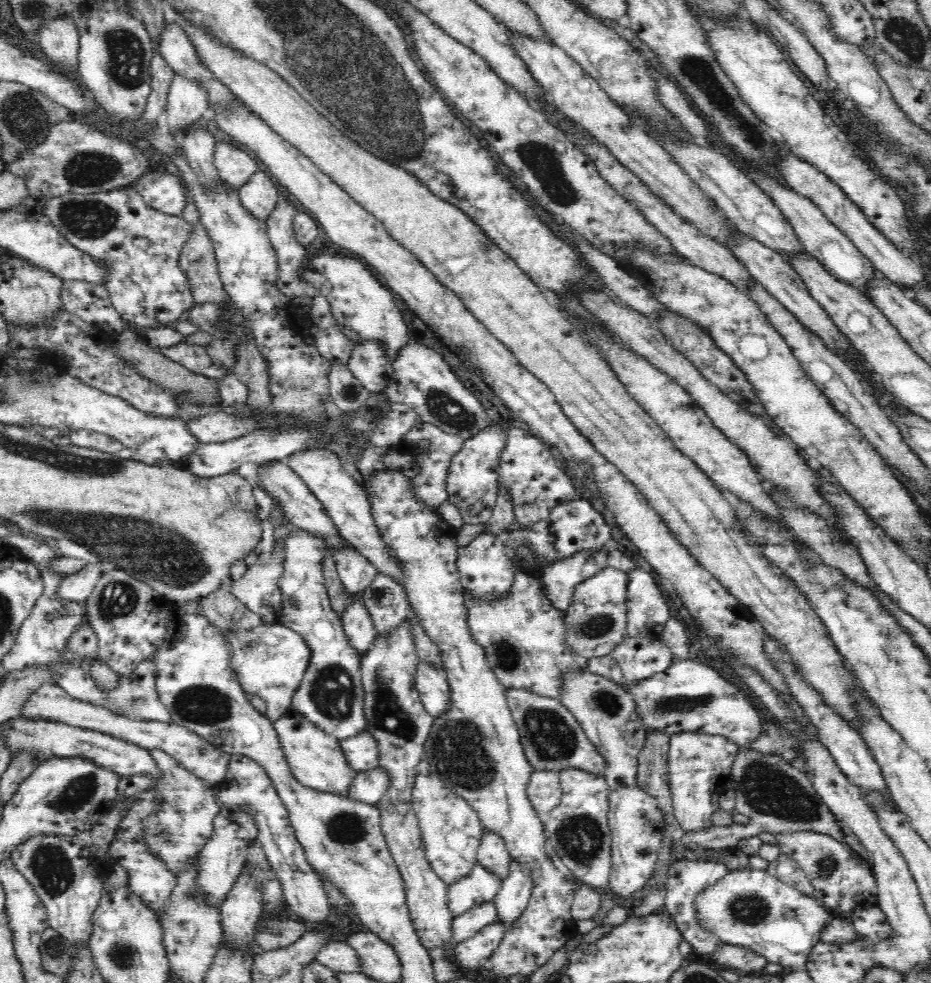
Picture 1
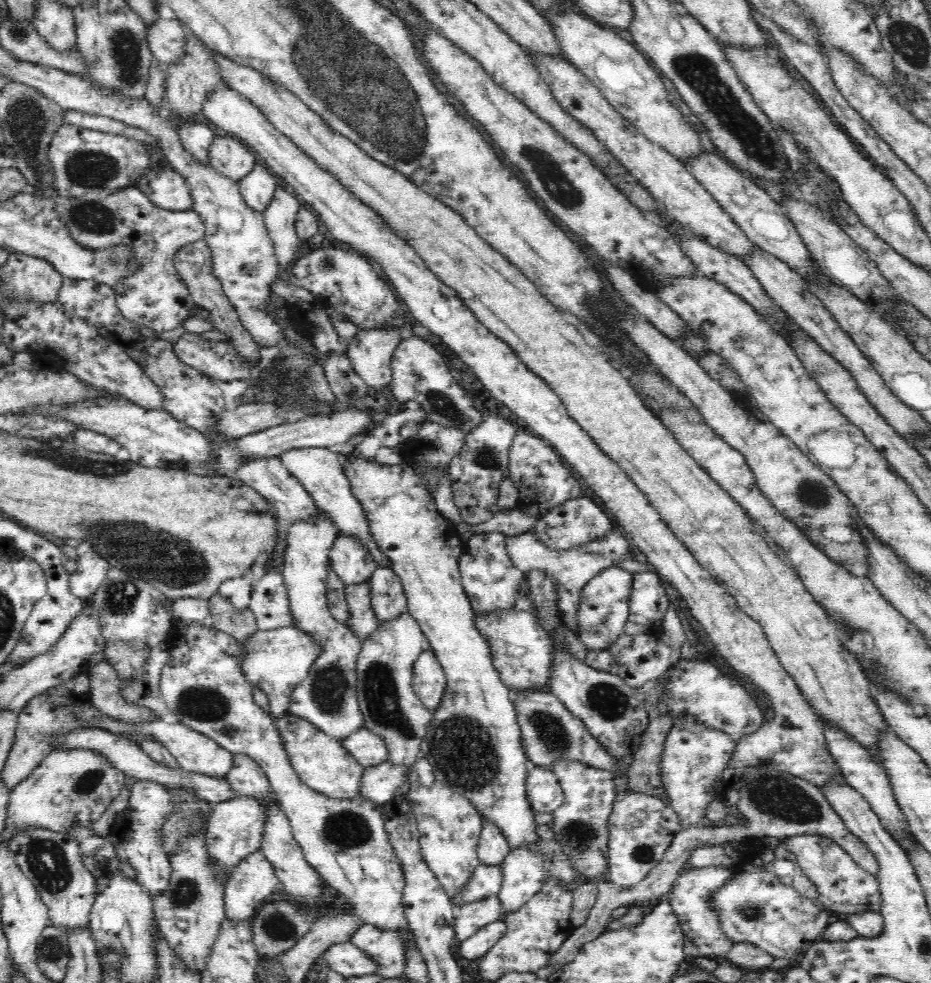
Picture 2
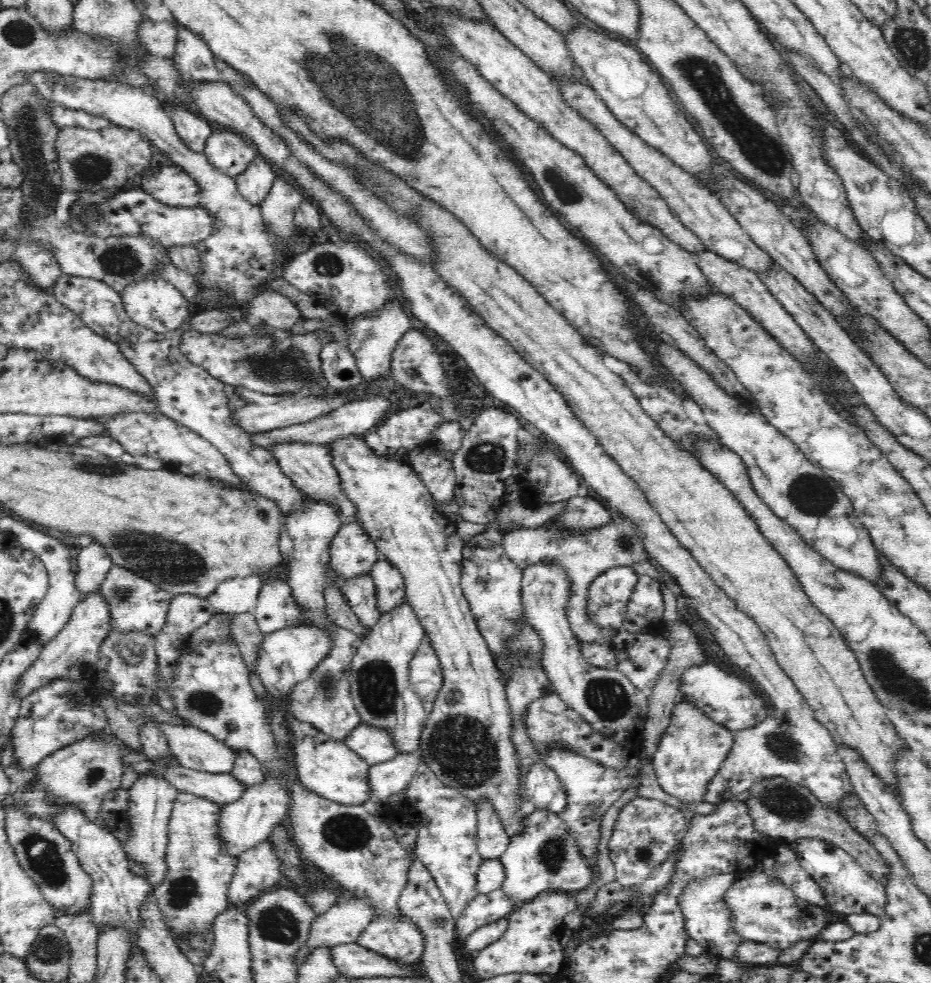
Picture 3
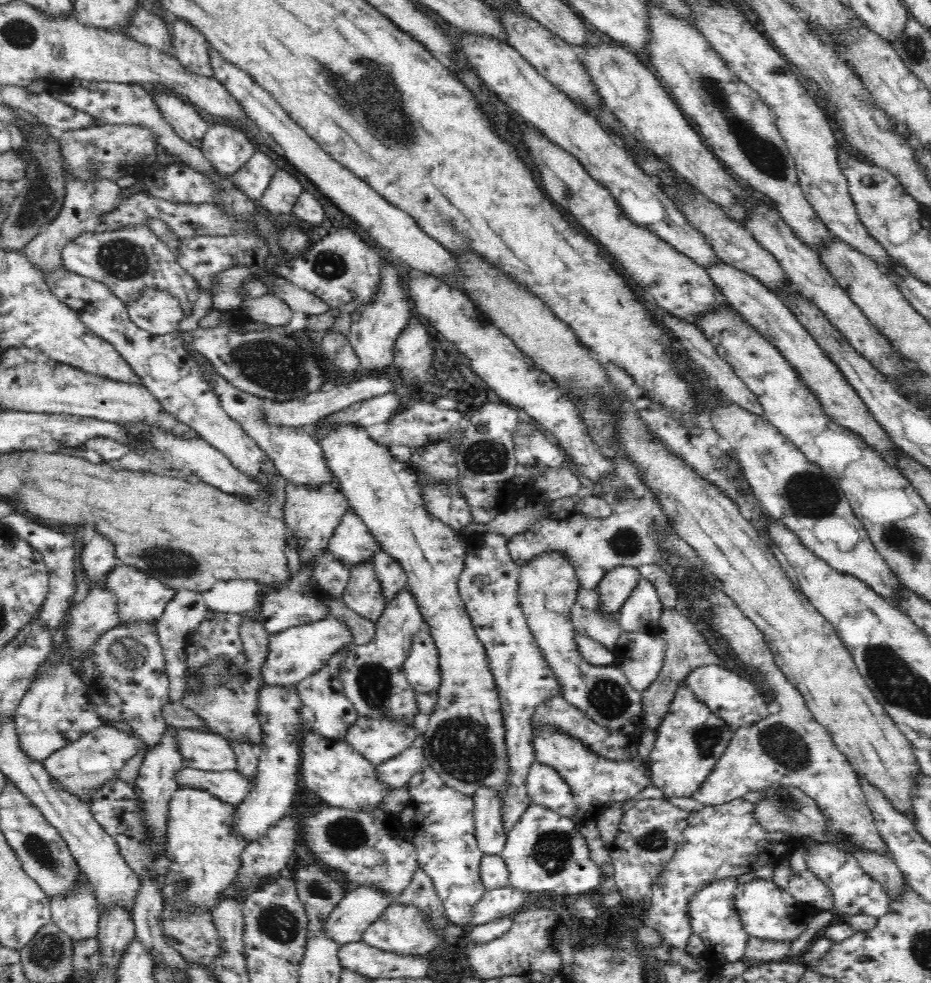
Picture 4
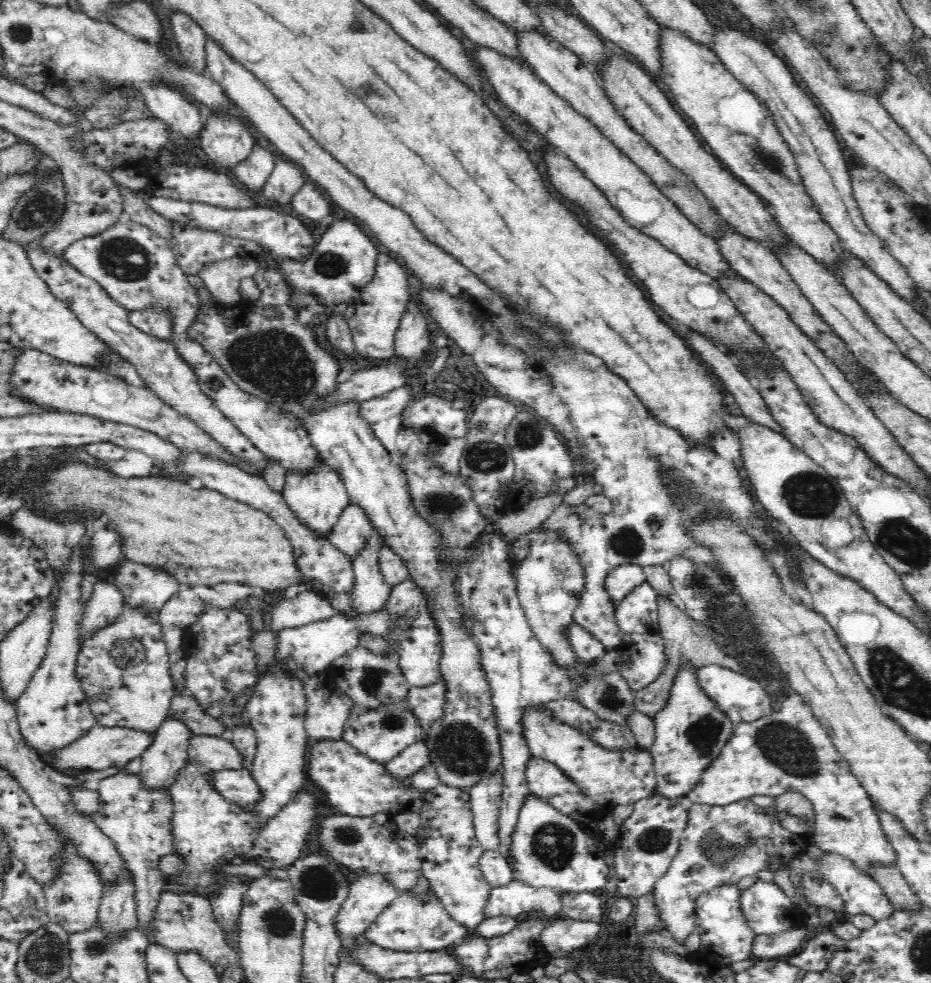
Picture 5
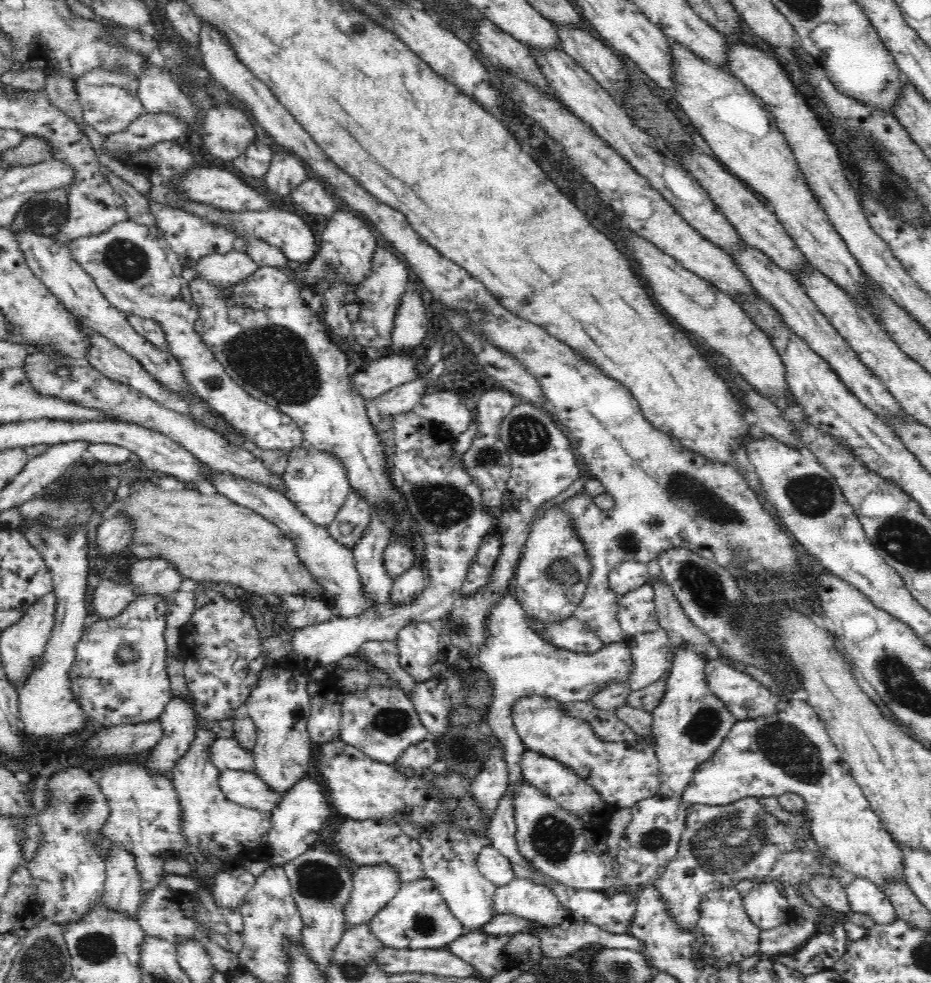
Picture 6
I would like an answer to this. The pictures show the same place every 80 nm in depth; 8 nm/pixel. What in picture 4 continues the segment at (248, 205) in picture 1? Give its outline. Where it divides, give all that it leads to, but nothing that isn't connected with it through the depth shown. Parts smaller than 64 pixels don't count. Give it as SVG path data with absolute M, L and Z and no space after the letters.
M256 147L248 162L229 177L247 197L258 201L268 188L276 168L272 159Z

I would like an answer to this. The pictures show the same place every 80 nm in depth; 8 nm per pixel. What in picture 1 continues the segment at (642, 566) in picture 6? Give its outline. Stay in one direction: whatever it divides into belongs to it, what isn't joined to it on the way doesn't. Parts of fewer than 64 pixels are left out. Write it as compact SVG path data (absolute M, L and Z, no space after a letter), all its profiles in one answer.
M607 567L576 586L564 622L566 640L580 656L586 659L604 656L622 642L627 632L628 581L629 573Z

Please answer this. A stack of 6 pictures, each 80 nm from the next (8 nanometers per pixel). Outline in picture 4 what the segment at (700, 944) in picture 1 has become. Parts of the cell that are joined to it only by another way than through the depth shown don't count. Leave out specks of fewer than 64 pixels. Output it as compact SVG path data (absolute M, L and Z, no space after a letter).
M723 878L706 886L692 898L689 905L689 917L694 934L700 936L706 944L707 955L724 956L726 962L738 962L745 958L746 947L751 937L744 930L740 915L735 909L737 879Z

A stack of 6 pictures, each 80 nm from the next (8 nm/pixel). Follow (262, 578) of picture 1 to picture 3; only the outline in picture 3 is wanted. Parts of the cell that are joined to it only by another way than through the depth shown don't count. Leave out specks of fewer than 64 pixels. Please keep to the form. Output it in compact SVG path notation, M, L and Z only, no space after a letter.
M280 578L264 579L254 615L264 634L311 622L305 608L297 604L291 586Z

